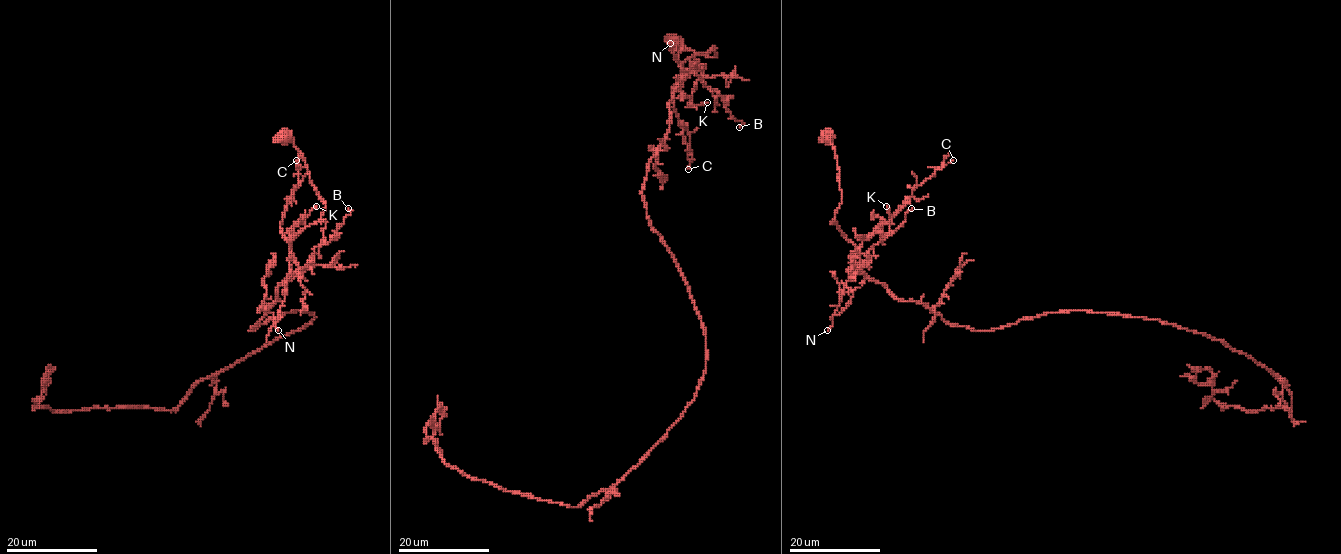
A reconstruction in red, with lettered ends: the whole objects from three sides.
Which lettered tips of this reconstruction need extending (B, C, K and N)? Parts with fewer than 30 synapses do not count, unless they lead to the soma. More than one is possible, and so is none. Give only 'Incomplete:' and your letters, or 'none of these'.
Incomplete: none of these

